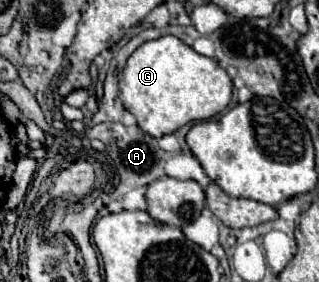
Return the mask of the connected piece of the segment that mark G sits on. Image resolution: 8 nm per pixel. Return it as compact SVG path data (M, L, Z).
M164 35L142 43L128 59L120 83L120 99L136 117L142 131L156 139L174 133L192 121L206 121L228 107L232 81L216 59L198 55L190 45L174 35Z

